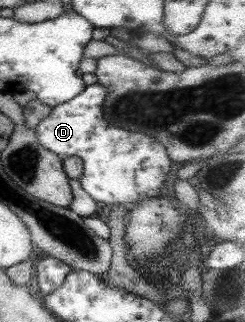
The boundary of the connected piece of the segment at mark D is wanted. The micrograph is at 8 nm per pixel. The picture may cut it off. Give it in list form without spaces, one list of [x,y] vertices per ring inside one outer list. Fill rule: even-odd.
[[[97,82],[84,86],[84,90],[62,104],[51,108],[46,118],[35,127],[35,136],[41,148],[58,156],[60,161],[76,157],[83,163],[83,173],[77,180],[81,190],[86,192],[94,202],[102,202],[104,206],[137,203],[144,198],[158,197],[160,186],[164,184],[166,174],[170,170],[170,160],[164,148],[144,134],[136,134],[114,127],[103,118],[103,104],[106,88]]]

